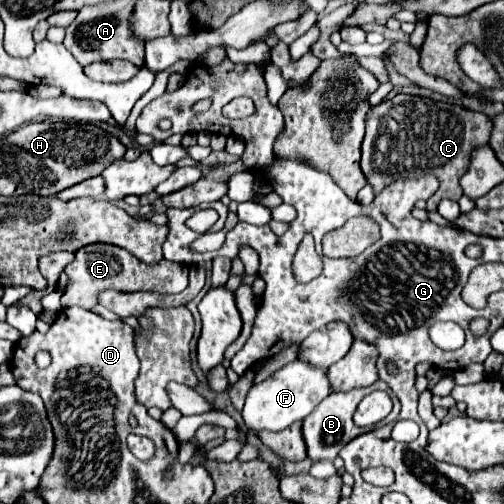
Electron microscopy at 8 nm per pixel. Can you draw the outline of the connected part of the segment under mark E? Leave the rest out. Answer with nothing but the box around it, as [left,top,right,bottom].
[62,244,188,310]

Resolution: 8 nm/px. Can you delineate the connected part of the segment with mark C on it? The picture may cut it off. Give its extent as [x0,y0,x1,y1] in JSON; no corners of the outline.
[362,94,492,212]

